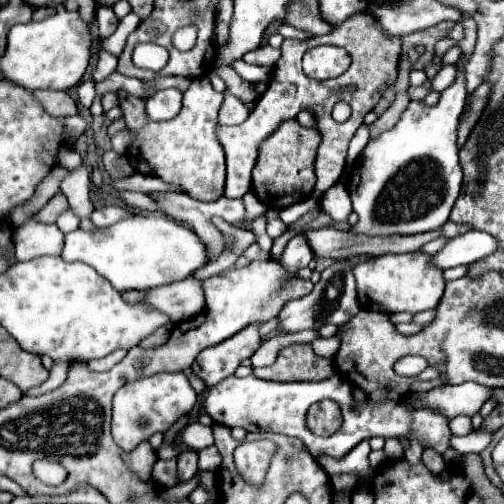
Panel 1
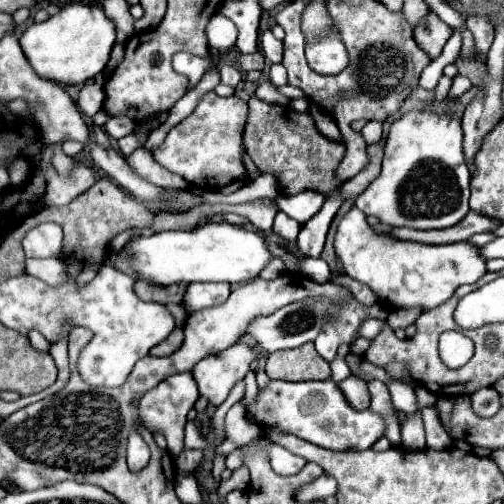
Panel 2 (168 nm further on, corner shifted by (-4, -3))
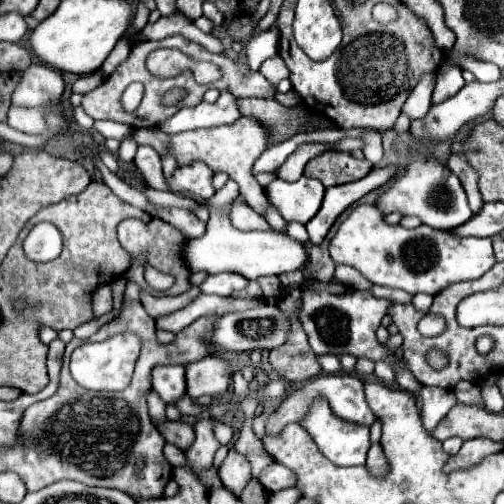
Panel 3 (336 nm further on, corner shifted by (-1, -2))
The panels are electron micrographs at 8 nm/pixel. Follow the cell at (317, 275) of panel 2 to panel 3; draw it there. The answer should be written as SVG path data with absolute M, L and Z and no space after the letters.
M234 200L232 210L230 210L230 222L240 228L240 230L268 230L270 226L266 224L264 218L260 218L246 202Z

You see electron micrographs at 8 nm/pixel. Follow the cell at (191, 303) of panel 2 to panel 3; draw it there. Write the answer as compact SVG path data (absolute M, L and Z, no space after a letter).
M212 274L200 286L202 294L218 294L218 296L232 296L246 288L248 280L242 274Z

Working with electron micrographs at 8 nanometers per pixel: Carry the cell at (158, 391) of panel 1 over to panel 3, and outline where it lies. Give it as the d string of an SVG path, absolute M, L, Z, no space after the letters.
M156 366L152 370L152 388L166 404L176 404L186 394L186 376L182 366Z

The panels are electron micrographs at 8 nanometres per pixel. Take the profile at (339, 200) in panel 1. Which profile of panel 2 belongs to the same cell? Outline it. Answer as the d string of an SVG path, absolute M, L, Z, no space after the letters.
M351 207L341 219L335 249L337 257L343 261L345 273L365 283L377 295L377 303L383 307L421 307L427 311L445 303L459 285L475 283L481 275L485 275L485 259L479 257L477 247L469 243L421 245L397 241L385 233L375 233L367 225L365 213L361 213L357 207Z

